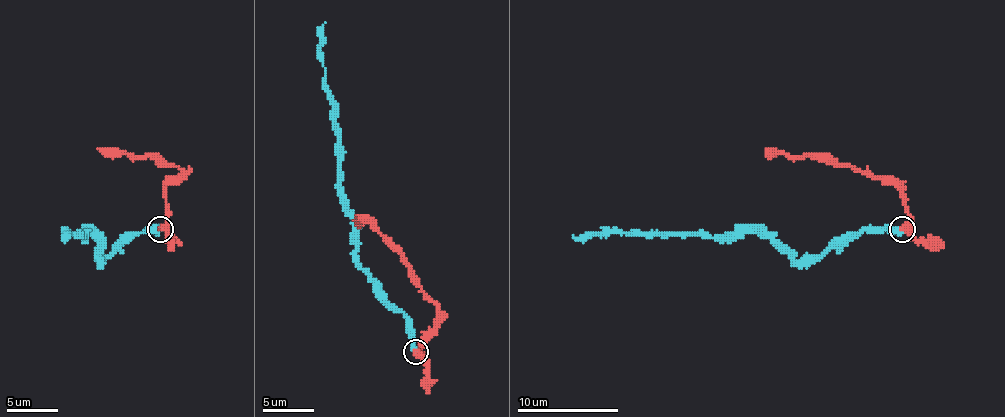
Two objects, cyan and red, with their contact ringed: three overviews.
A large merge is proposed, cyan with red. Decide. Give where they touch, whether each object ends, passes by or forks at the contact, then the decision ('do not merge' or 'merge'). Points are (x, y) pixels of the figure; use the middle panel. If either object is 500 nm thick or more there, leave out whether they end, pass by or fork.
place (416, 352); cyan ends; red passes by; merge

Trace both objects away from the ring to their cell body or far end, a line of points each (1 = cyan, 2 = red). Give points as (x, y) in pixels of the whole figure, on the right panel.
1: (900, 230), (862, 230), (834, 240), (806, 260), (794, 260), (758, 232), (712, 237), (573, 235)
2: (903, 230), (910, 220), (905, 197), (893, 184), (809, 156), (771, 154), (771, 148)

